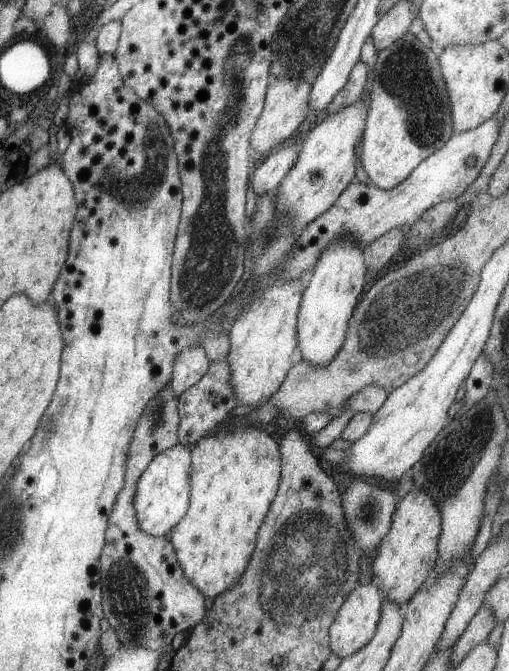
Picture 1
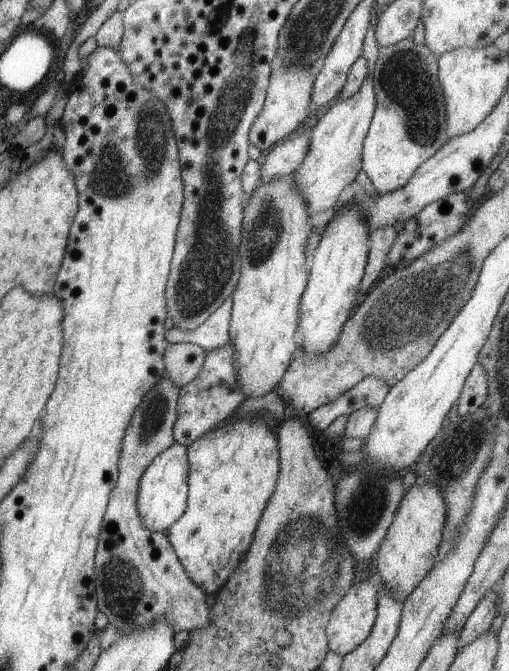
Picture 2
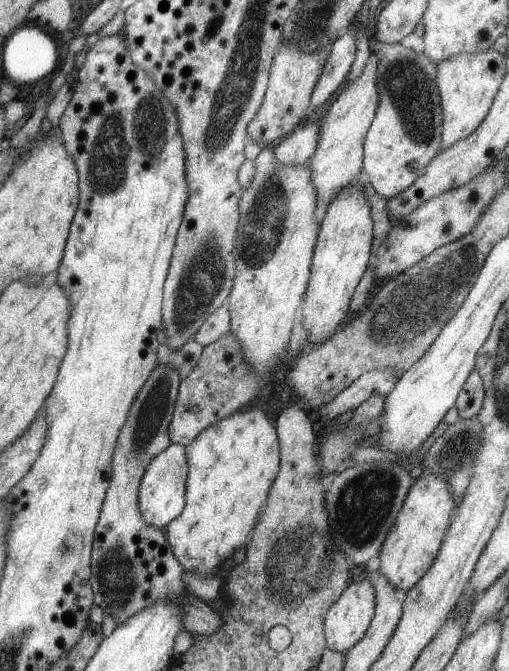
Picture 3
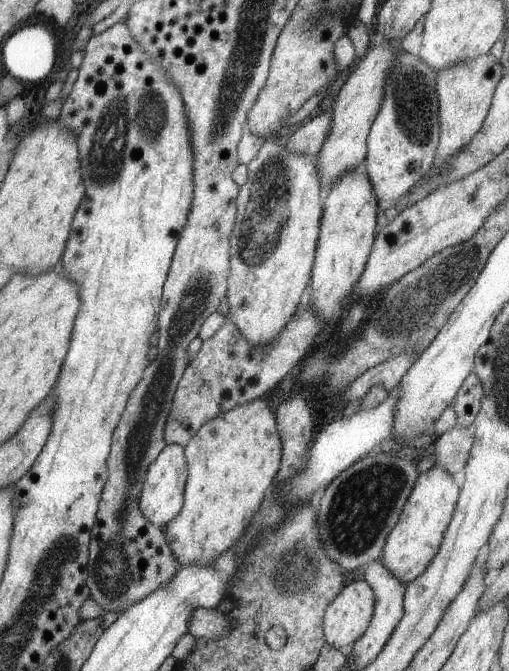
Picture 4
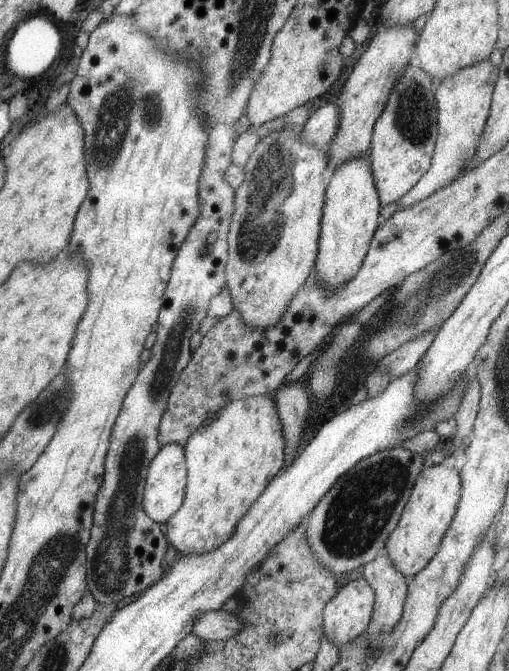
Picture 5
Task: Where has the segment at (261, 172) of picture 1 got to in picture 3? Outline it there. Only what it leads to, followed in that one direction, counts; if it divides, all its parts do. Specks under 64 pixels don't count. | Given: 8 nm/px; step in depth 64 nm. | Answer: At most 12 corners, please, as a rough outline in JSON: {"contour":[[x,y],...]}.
{"contour":[[319,122],[293,130],[273,147],[283,165],[306,165]]}

